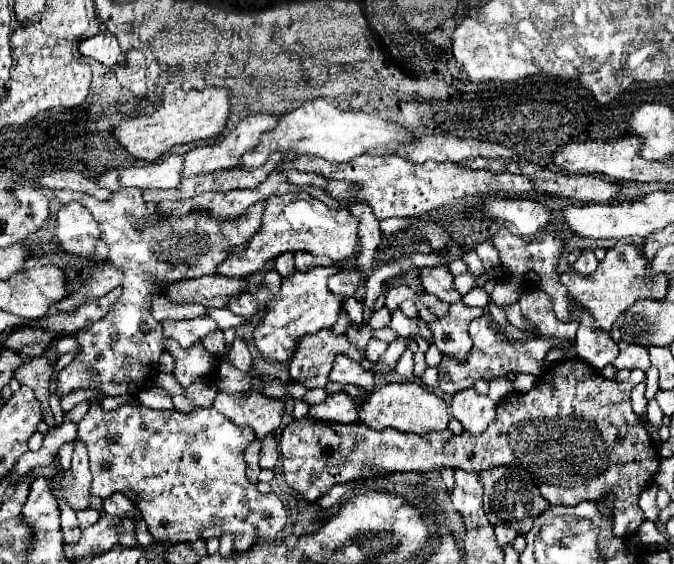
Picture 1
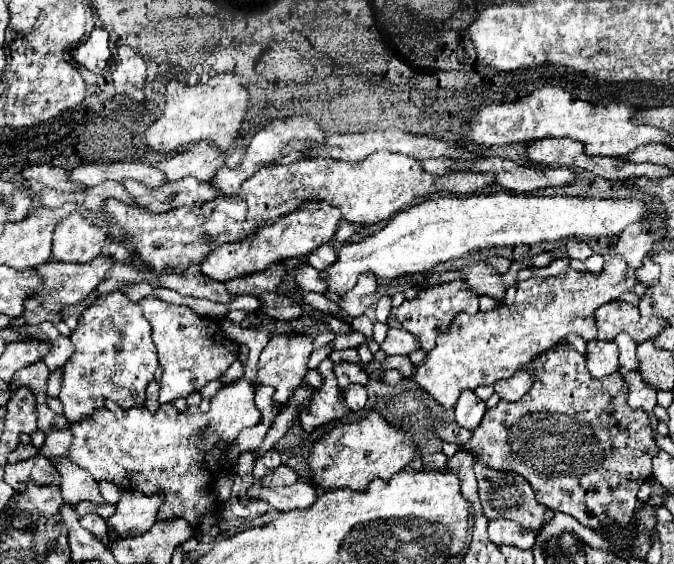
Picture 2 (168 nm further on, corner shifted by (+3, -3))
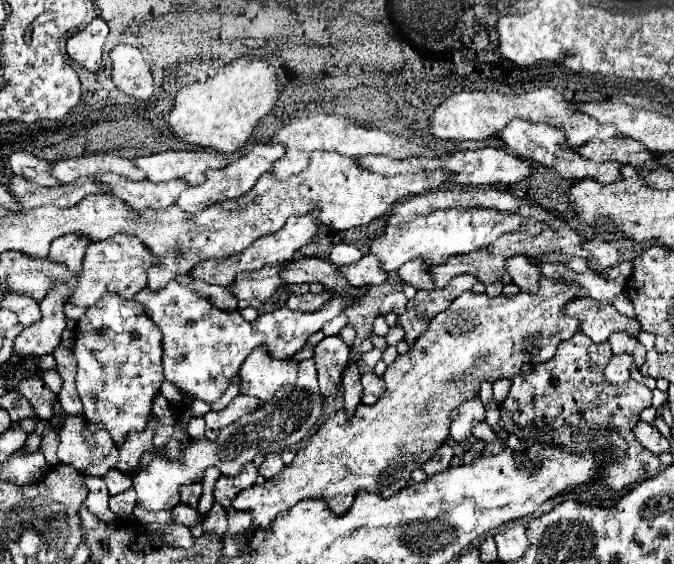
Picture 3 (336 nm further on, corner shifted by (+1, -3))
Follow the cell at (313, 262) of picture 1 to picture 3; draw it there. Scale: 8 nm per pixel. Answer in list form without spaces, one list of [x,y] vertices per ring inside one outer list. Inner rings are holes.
[[[336,244],[328,260],[336,266],[344,266],[344,264],[356,264],[362,256],[364,252],[358,250],[354,244]]]

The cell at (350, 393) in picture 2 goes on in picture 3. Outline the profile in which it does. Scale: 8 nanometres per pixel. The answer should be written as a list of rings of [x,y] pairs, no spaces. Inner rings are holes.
[[[362,374],[362,386],[364,386],[364,394],[362,394],[362,402],[364,404],[376,404],[376,400],[382,394],[384,388],[384,380],[376,374]]]

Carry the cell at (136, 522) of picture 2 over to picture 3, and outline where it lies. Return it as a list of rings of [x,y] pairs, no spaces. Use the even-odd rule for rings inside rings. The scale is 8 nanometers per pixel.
[[[312,360],[300,362],[296,384],[290,384],[290,388],[282,388],[282,392],[274,392],[274,396],[262,408],[252,414],[244,414],[240,420],[224,426],[214,442],[208,438],[190,440],[182,458],[184,462],[172,462],[166,460],[166,456],[144,452],[138,472],[134,472],[132,476],[134,490],[138,492],[138,504],[148,510],[174,508],[180,504],[180,488],[202,482],[204,470],[208,466],[216,466],[222,475],[232,477],[240,474],[258,452],[280,454],[282,450],[292,448],[316,426],[322,416],[322,408],[324,398],[318,392],[316,364]]]

